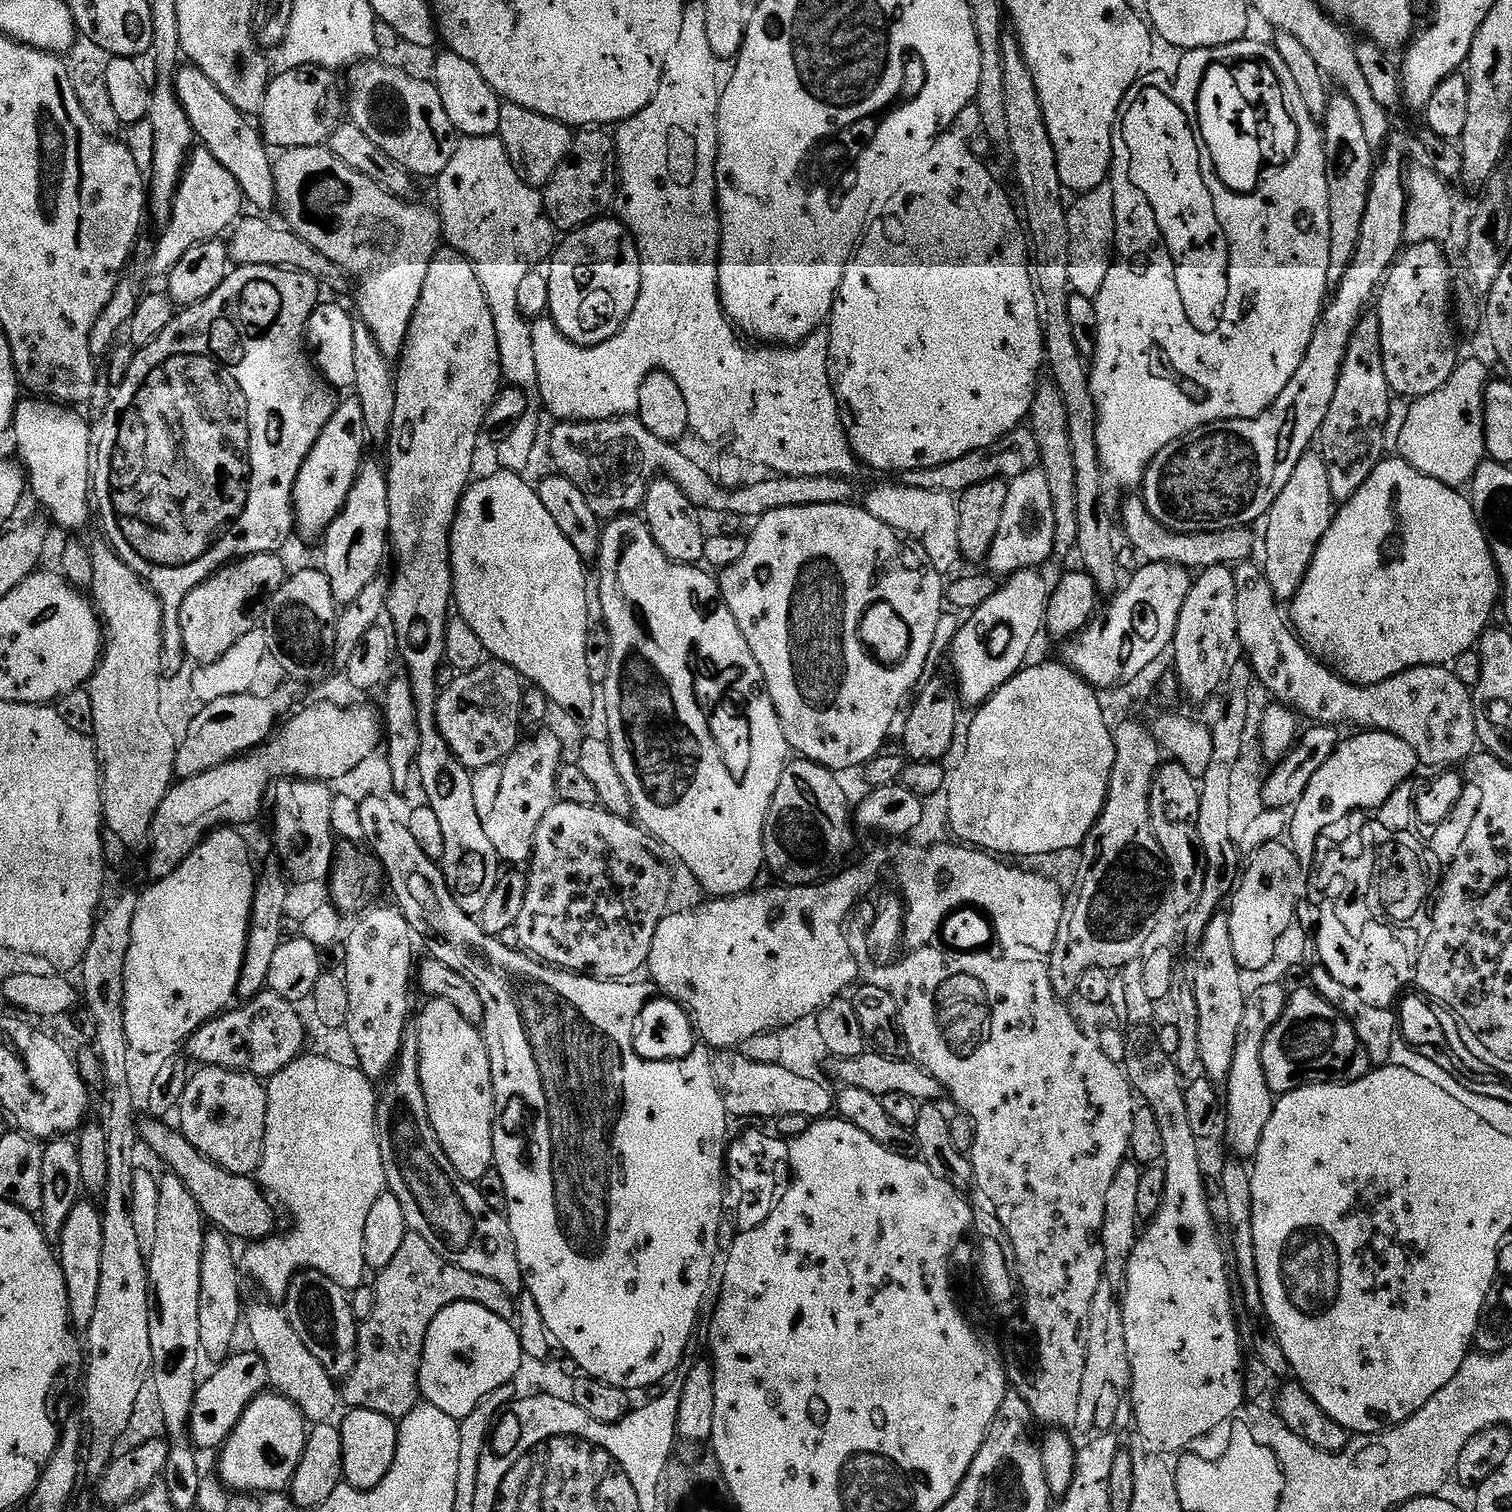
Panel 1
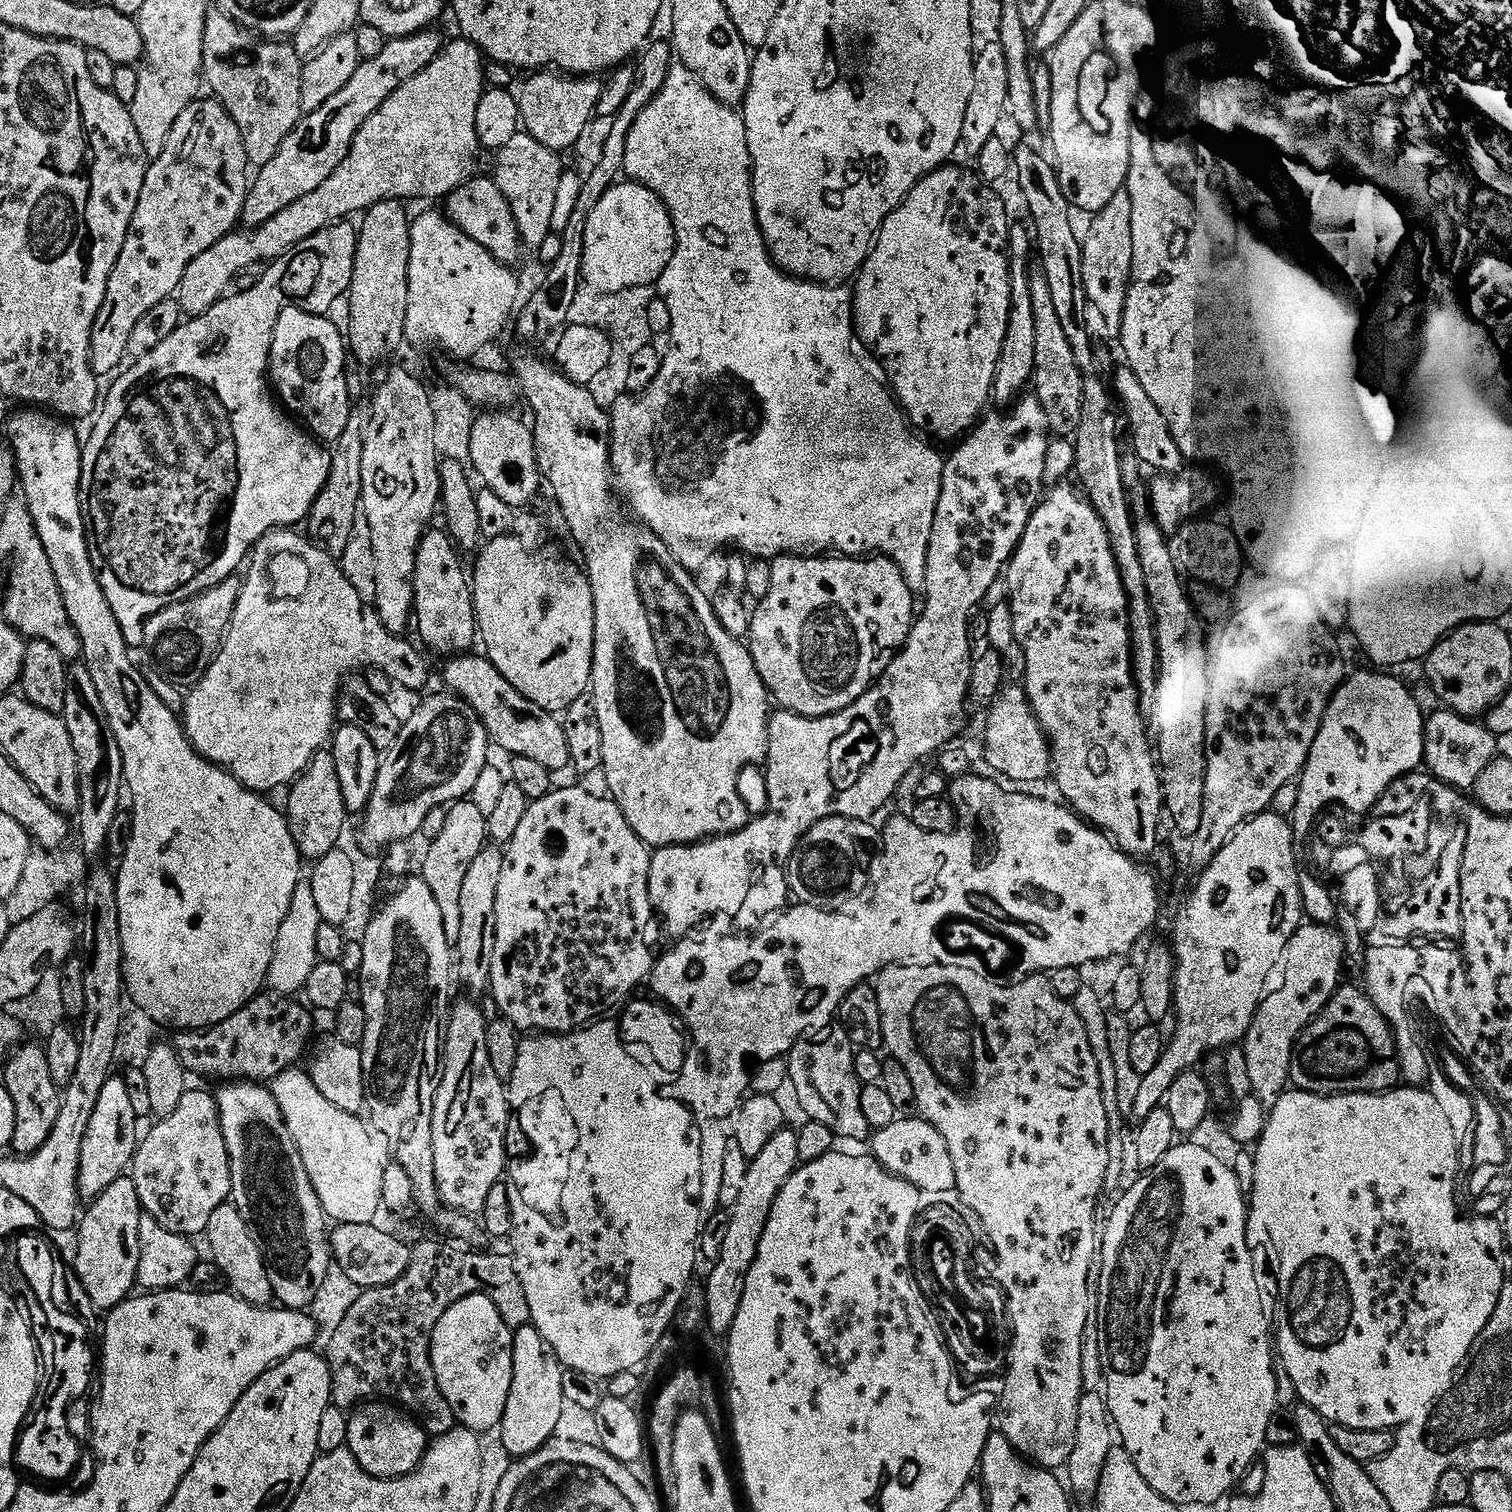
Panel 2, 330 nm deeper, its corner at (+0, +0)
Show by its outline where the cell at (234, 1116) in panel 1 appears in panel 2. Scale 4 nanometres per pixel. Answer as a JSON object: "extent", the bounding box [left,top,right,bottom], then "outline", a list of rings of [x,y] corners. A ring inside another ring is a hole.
{"extent":[130,1092,232,1238],"outline":[[[185,1092],[174,1114],[157,1119],[148,1137],[139,1141],[130,1175],[138,1190],[141,1209],[166,1230],[189,1238],[203,1237],[218,1206],[229,1203],[232,1194],[230,1154],[220,1125],[215,1095]]]}

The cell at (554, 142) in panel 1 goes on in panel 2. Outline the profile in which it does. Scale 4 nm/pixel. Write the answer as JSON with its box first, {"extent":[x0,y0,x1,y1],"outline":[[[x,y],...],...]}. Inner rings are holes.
{"extent":[515,70,600,154],"outline":[[[536,70],[525,76],[528,77],[521,82],[520,92],[515,93],[523,131],[538,138],[538,142],[542,142],[542,146],[554,150],[557,154],[564,154],[567,148],[572,148],[579,142],[584,127],[592,120],[592,111],[597,111],[600,98],[600,80],[592,76],[561,74],[556,70]]]}

